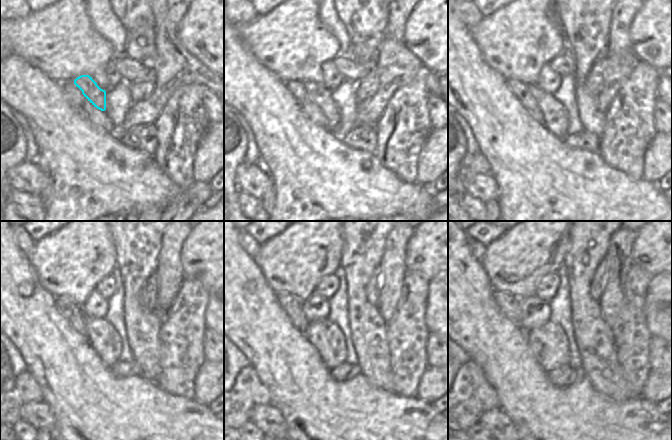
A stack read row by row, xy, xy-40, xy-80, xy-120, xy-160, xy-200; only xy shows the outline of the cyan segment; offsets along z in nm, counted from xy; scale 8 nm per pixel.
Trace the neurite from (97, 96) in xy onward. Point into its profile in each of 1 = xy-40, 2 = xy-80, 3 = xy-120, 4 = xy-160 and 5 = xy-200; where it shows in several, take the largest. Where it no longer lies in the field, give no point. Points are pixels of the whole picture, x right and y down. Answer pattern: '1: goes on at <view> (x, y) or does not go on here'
1: goes on at xy-40 (318, 93)
2: goes on at xy-80 (555, 114)
3: goes on at xy-120 (104, 339)
4: goes on at xy-160 (327, 338)
5: goes on at xy-200 (549, 344)

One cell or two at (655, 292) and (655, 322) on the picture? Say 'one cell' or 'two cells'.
one cell

